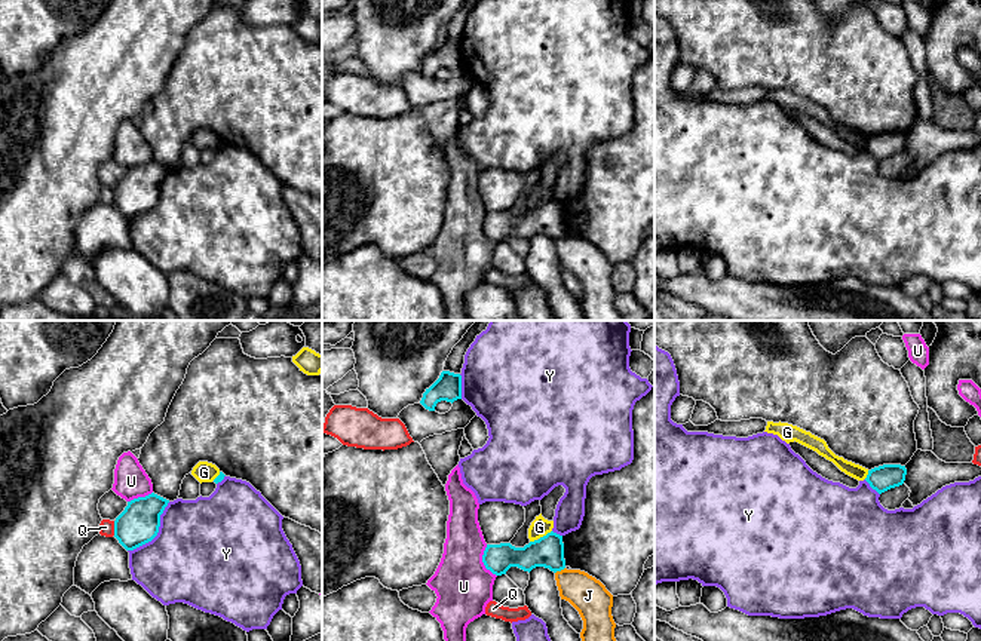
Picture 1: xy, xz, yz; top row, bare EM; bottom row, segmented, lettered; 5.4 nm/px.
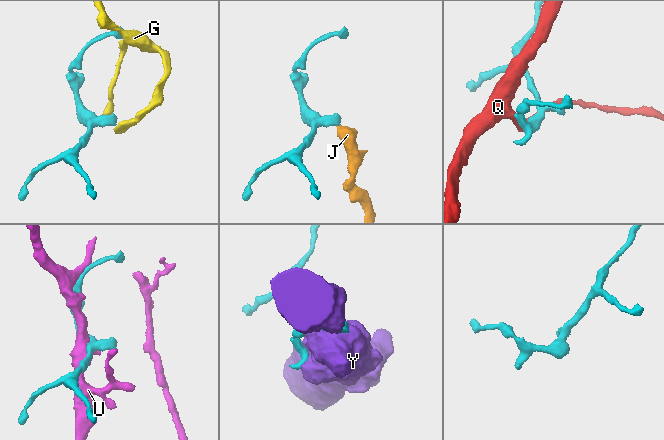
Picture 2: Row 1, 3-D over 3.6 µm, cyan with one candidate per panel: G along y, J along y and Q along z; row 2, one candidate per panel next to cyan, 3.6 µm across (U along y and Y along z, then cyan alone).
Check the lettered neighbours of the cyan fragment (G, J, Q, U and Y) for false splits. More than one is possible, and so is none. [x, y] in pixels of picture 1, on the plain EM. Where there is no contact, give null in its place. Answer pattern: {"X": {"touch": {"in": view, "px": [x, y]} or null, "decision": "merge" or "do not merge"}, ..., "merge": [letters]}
{"G": {"touch": {"in": "xz", "px": [546, 202]}, "decision": "do not merge"}, "J": {"touch": {"in": "xz", "px": [560, 238]}, "decision": "do not merge"}, "Q": {"touch": {"in": "xy", "px": [115, 196]}, "decision": "do not merge"}, "U": {"touch": {"in": "xz", "px": [483, 229]}, "decision": "do not merge"}, "Y": {"touch": {"in": "xy", "px": [158, 199]}, "decision": "do not merge"}, "merge": []}

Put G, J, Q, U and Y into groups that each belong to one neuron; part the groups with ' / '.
G / J / Q / U / Y

